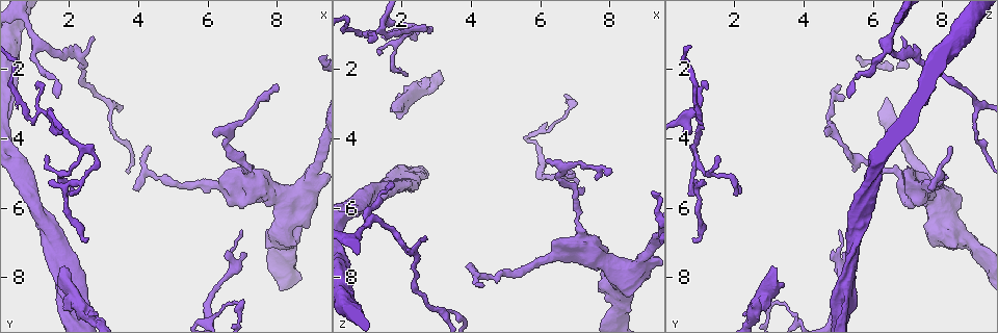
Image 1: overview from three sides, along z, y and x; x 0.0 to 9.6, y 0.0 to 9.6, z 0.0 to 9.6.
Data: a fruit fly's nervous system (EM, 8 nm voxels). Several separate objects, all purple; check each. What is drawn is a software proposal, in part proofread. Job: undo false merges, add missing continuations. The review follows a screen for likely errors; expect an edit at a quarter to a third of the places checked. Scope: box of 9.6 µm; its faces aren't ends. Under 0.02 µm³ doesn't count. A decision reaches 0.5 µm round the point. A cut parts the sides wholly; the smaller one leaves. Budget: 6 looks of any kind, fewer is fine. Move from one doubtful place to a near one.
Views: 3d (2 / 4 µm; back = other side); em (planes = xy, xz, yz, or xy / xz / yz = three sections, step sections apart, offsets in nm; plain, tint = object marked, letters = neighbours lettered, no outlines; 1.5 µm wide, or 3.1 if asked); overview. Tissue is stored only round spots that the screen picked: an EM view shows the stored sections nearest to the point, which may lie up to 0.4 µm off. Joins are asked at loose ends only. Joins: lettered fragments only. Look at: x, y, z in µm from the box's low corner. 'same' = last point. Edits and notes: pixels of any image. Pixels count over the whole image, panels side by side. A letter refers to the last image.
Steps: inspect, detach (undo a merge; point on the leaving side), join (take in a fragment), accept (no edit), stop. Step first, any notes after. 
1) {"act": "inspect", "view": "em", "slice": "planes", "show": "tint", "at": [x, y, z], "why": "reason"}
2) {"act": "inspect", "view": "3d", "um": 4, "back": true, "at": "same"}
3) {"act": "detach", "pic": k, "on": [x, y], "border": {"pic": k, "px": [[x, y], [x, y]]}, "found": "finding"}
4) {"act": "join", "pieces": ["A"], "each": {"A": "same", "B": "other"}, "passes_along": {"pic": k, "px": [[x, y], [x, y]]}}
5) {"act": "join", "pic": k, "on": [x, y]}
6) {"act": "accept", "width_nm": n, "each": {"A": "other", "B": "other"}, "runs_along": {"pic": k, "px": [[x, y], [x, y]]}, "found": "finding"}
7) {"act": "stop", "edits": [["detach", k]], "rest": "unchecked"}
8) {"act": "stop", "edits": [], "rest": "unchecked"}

{"act": "inspect", "view": "em", "slice": "planes", "show": "letters", "at": [1.05, 2.30, 1.15], "why": "free end"}

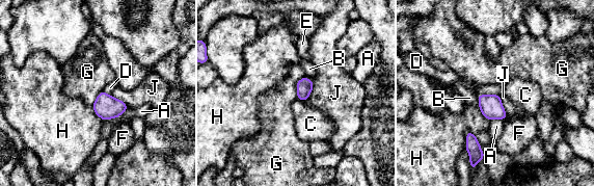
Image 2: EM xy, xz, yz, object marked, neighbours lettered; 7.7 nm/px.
{"act": "accept", "width_nm": 120, "each": {"A": "other", "B": "other", "C": "other", "D": "other", "E": "other", "F": "other", "G": "other", "H": "other", "J": "other"}, "border": {"pic": 2, "px": [[305, 76], [296, 83], [297, 99]]}, "found": "no lettered fragment goes on from it"}

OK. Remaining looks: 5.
{"act": "inspect", "view": "3d", "um": 4, "back": true, "at": [1.70, 2.85, 5.30], "why": "thin end"}

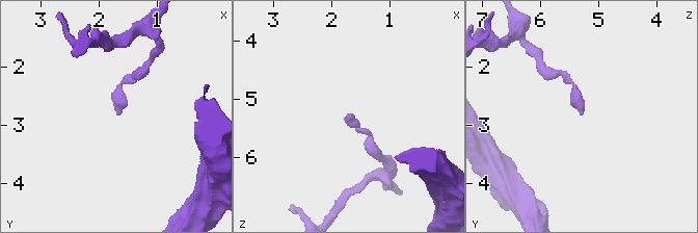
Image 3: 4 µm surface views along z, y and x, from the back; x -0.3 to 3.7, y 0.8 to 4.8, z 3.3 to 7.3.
{"act": "inspect", "view": "em", "slice": "planes", "show": "plain", "at": [1.70, 2.75, 5.30], "why": "shape alone is not enough"}

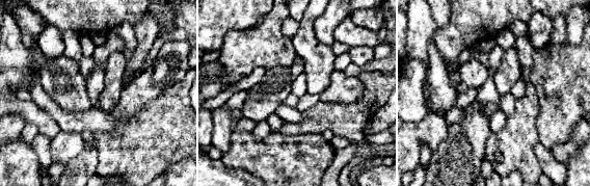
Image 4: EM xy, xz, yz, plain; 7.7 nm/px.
{"act": "inspect", "view": "em", "slice": "planes", "show": "letters", "at": "same", "why": "see the neighbours"}

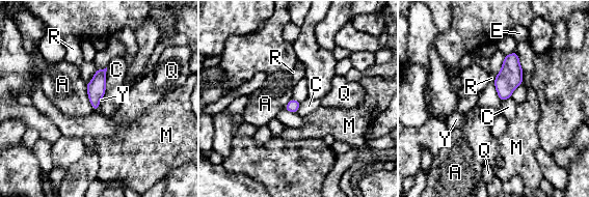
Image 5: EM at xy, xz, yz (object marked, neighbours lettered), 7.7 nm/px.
{"act": "accept", "width_nm": 90, "longest_contact_nm": ["C", 260], "each": {"A": "other", "C": "other", "E": "other", "M": "other", "Q": "other", "R": "other", "Y": "other"}, "found": "none of them fits"}

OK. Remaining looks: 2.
{"act": "inspect", "view": "3d", "um": 4, "at": [4.35, 4.20, 8.25], "why": "branch stops here"}

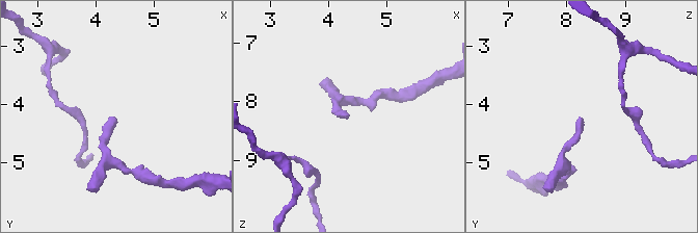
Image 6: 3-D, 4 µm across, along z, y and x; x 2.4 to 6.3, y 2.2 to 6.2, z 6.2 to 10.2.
{"act": "inspect", "view": "em", "slice": "planes", "show": "letters", "at": [4.30, 4.20, 8.25]}

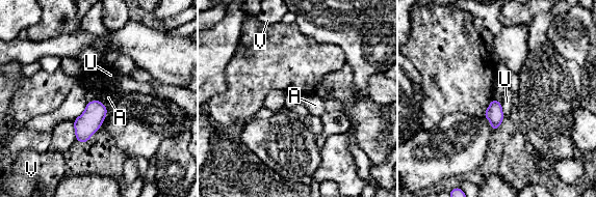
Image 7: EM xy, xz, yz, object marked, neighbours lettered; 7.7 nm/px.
{"act": "accept", "each": {"A": "other", "U": "other", "V": "other"}, "border": {"pic": 7, "px": [[98, 100], [107, 110]]}, "found": "no lettered fragment goes on from it"}

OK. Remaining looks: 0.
{"act": "stop", "edits": [], "rest": "unchecked"}

